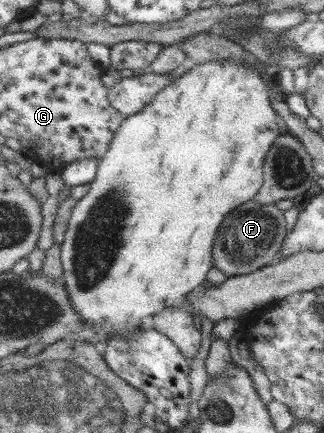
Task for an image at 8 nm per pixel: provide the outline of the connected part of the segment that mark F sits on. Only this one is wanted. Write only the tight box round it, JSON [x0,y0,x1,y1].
[210,199,286,277]

